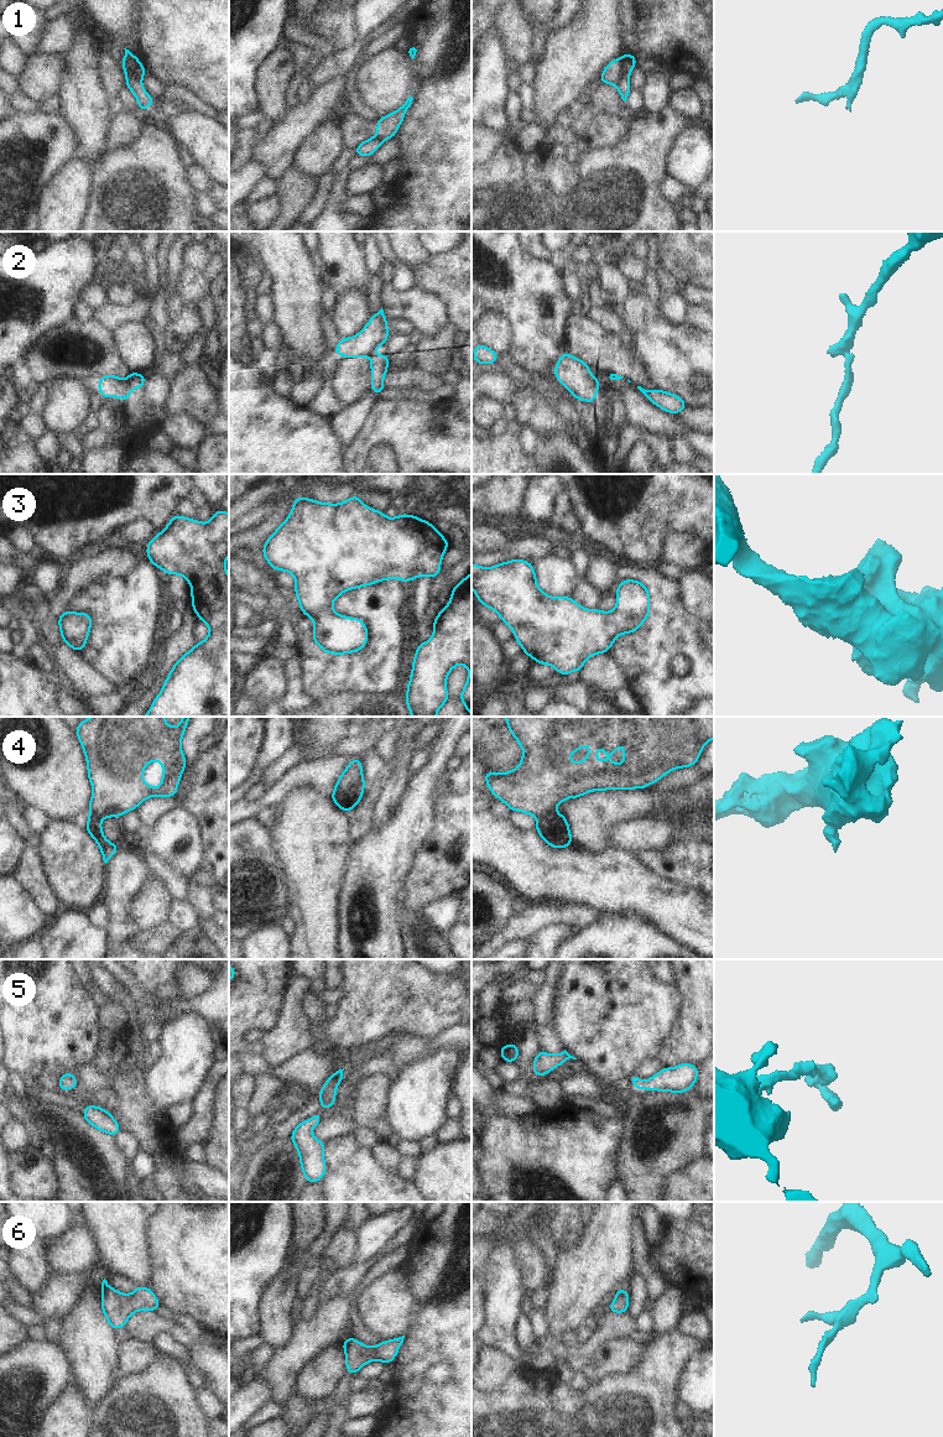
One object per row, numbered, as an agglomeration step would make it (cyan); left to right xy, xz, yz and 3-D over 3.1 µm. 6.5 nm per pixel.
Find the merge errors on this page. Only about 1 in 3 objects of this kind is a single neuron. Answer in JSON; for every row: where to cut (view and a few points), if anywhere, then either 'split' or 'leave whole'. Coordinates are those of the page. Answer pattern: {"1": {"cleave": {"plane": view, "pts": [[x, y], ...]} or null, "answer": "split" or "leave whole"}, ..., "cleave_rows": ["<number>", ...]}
{"1": {"cleave": {"plane": "yz", "pts": [[620, 58], [623, 76], [616, 84]]}, "answer": "split"}, "2": {"cleave": {"plane": "xy", "pts": [[126, 380], [131, 389]]}, "answer": "split"}, "3": {"cleave": null, "answer": "leave whole"}, "4": {"cleave": {"plane": "xz", "pts": [[334, 787], [353, 802], [350, 808]]}, "answer": "split"}, "5": {"cleave": null, "answer": "leave whole"}, "6": {"cleave": null, "answer": "leave whole"}, "cleave_rows": ["1", "2", "4"]}

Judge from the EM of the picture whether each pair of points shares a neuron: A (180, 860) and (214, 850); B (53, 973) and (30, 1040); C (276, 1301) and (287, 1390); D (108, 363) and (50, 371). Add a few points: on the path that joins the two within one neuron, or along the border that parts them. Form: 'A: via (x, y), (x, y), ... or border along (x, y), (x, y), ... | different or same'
A: border along (198, 824), (204, 855) | different
B: via (43, 989), (43, 1024) | same
C: border along (295, 1326), (290, 1339), (275, 1350) | different
D: via (93, 366), (90, 369), (64, 369) | same

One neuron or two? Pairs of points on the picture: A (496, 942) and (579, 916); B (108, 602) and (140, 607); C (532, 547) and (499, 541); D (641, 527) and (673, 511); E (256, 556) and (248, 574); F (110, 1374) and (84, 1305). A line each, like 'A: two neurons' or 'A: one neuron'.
A: one neuron
B: one neuron
C: two neurons
D: one neuron
E: two neurons
F: one neuron

